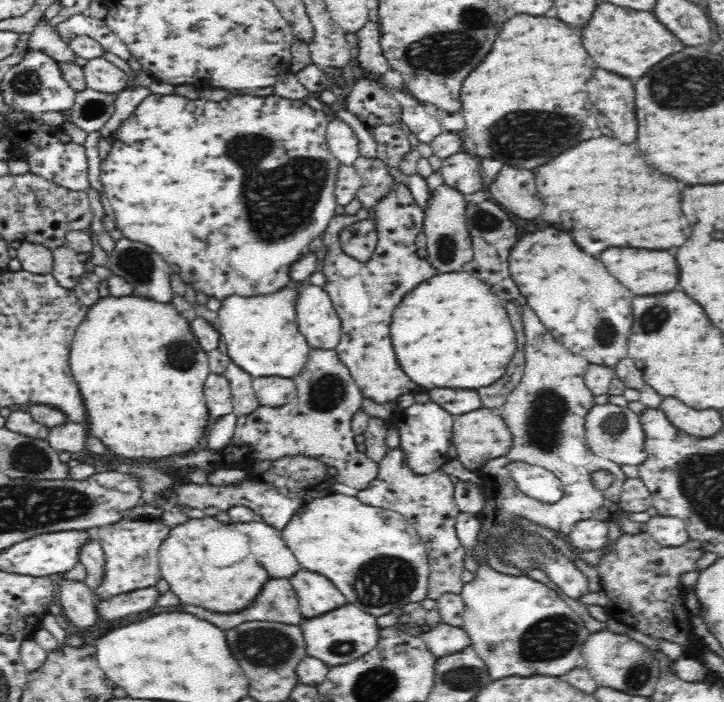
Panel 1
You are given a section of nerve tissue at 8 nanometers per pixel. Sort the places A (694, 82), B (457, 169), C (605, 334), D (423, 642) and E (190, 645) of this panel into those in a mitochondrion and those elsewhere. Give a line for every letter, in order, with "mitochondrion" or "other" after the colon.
A: mitochondrion
B: other
C: mitochondrion
D: other
E: other

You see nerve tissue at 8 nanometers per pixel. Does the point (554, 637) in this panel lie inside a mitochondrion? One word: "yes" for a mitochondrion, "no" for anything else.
yes

